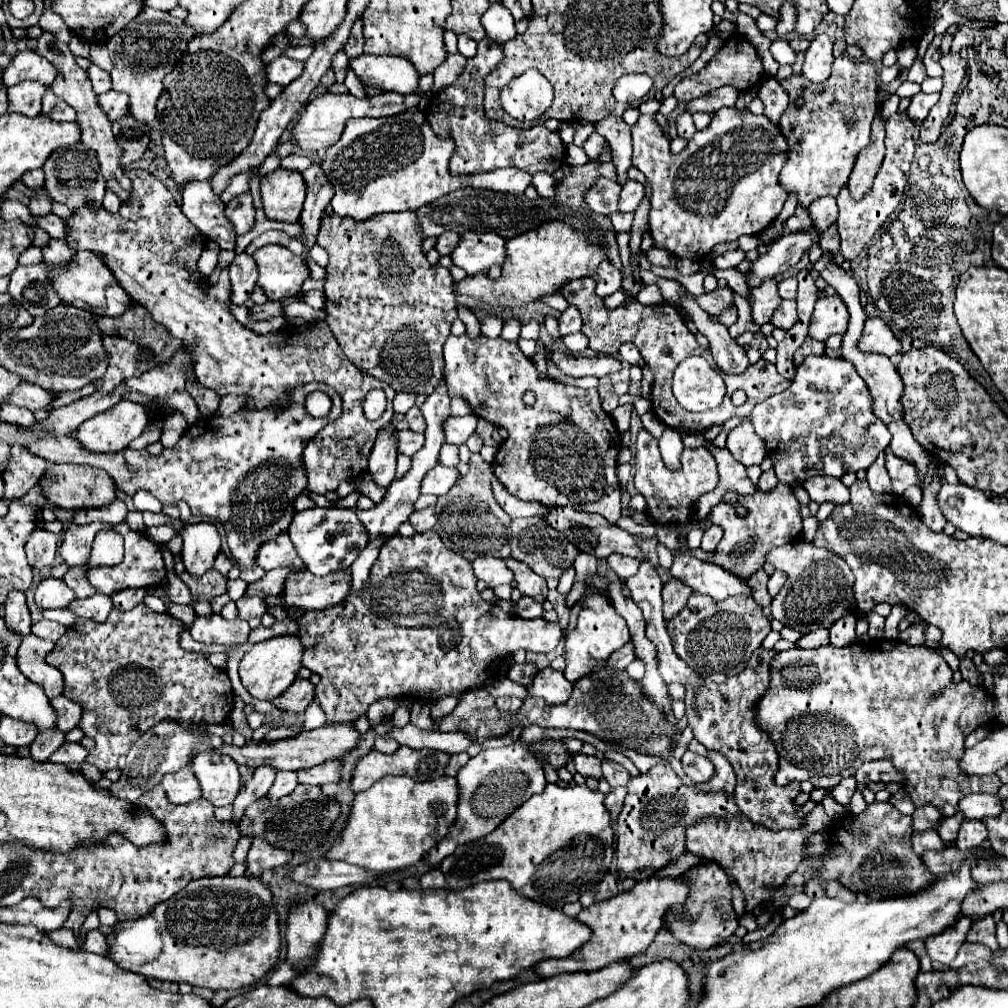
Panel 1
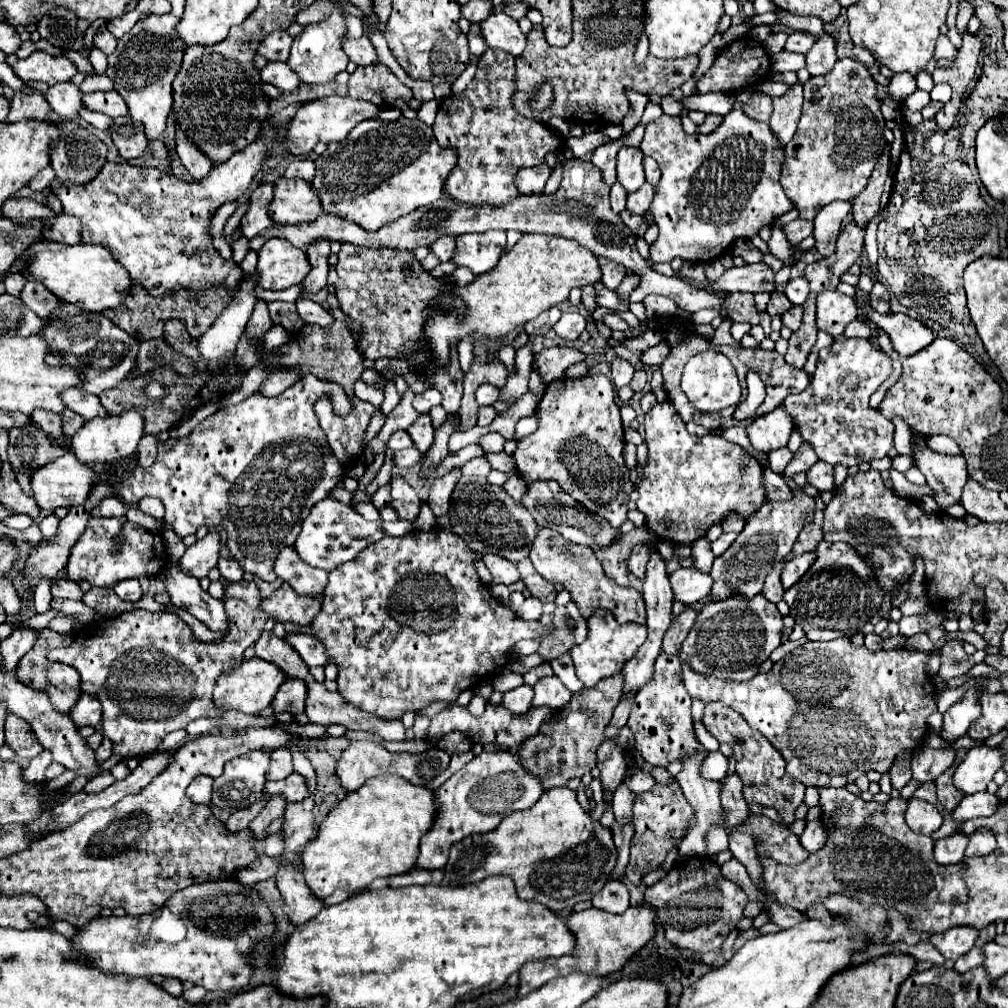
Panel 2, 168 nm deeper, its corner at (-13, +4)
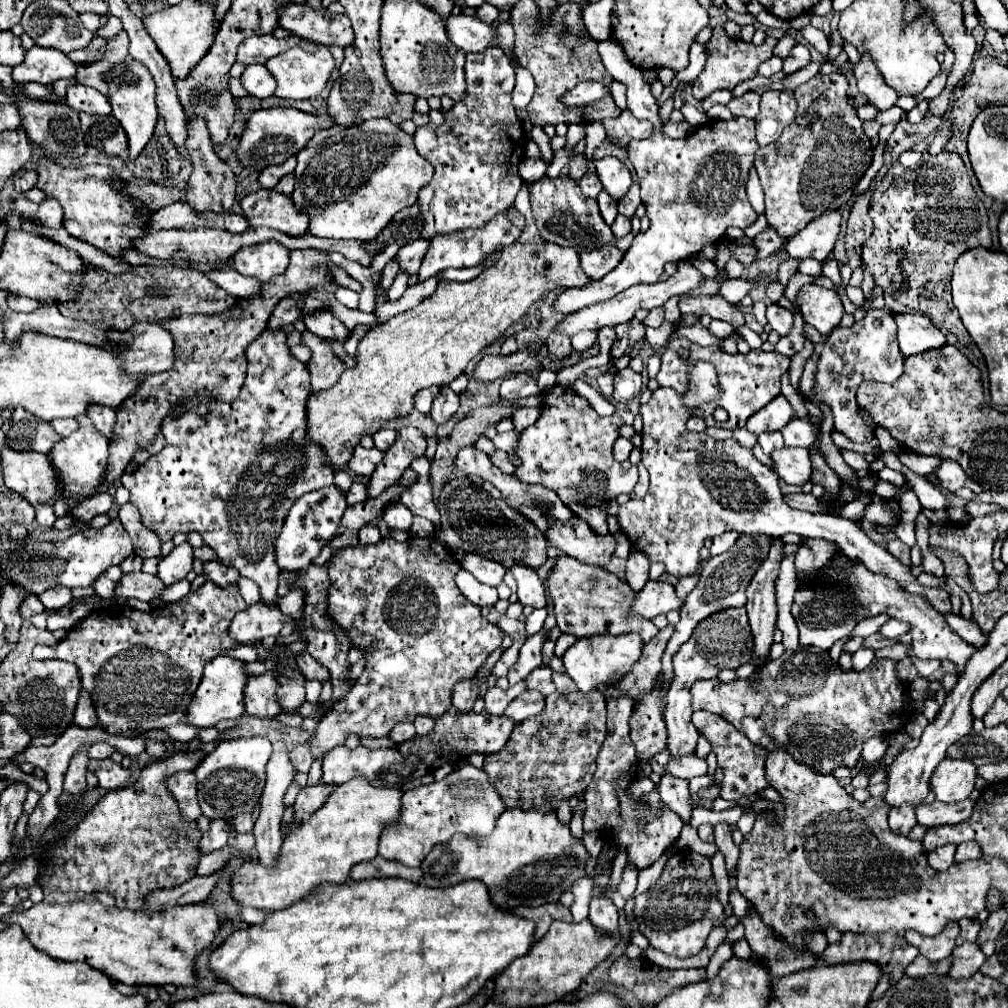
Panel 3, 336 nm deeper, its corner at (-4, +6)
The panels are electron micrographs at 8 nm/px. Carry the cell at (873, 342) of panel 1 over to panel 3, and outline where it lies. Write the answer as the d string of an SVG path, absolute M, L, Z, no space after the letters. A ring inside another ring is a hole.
M895 315L899 327L899 349L905 357L917 355L929 349L943 347L947 343L945 335L923 315Z

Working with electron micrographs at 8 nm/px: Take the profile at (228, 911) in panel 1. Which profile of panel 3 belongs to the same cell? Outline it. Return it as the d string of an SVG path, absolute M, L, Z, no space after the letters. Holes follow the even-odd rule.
M77 901L65 905L49 905L37 903L31 909L13 911L5 917L7 923L17 923L31 943L59 961L83 961L101 973L105 973L113 981L121 981L125 985L195 985L195 973L191 969L191 961L197 953L211 945L215 933L221 923L213 911L213 907L205 905L185 905L185 907L169 907L159 913L139 913L139 909L121 909L121 907L105 907L97 901Z

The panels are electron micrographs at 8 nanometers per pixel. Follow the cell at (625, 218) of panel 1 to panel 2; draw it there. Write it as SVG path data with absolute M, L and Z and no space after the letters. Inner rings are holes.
M624 209L624 211L620 213L620 217L622 217L624 225L626 225L628 229L632 229L634 233L636 233L636 229L642 225L642 221L644 221L644 217L642 217L642 215L634 215L634 213L628 213L628 209Z

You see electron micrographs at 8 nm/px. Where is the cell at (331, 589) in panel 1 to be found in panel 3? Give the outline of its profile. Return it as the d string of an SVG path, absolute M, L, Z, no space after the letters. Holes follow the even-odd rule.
M257 603L237 613L229 625L229 635L239 645L257 645L269 635L291 635L295 625L287 619L277 605Z

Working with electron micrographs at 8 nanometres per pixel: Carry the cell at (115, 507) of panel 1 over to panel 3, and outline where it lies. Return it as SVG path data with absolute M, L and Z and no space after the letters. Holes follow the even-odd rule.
M93 493L93 495L85 497L79 505L75 505L71 509L71 515L77 521L91 521L93 517L97 517L101 513L107 513L111 503L113 503L113 497L109 493Z

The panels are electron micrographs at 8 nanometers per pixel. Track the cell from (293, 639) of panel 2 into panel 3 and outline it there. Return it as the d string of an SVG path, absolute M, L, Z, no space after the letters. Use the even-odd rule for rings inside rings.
M307 653L299 659L299 669L305 675L305 679L315 679L321 685L325 685L329 681L329 671L325 671L325 667L319 665L317 661L313 661L311 655L307 655Z

